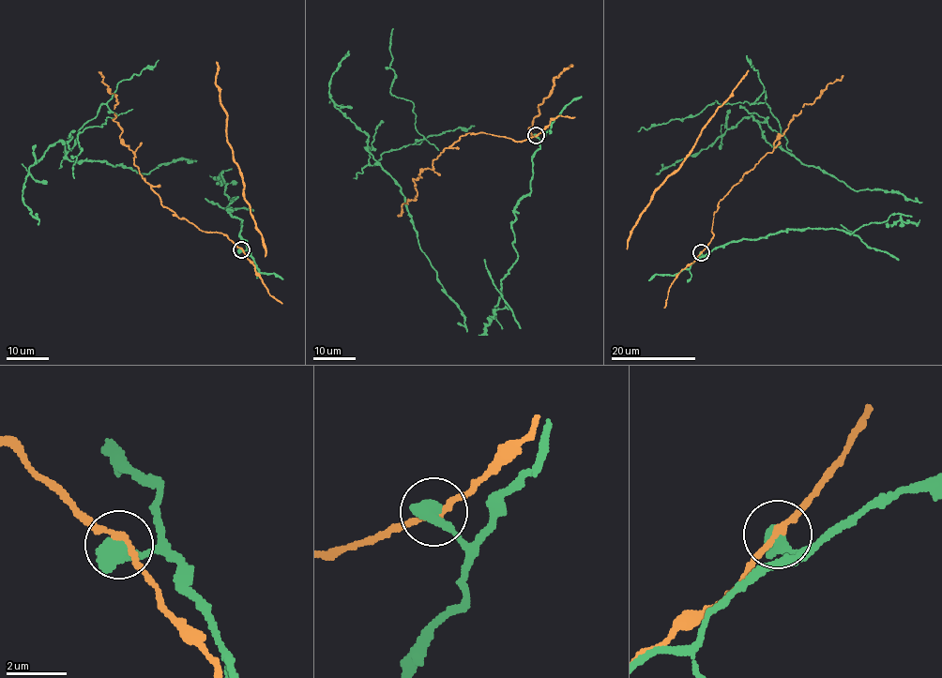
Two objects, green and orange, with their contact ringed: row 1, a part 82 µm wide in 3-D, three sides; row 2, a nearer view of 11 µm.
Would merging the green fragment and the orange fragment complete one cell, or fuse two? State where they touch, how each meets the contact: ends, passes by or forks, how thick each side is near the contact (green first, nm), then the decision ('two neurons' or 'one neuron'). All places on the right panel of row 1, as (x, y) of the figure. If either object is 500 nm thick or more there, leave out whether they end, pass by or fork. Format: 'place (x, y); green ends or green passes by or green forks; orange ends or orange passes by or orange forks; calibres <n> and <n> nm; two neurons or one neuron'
place (701, 252); calibres 600 and 240 nm; two neurons

